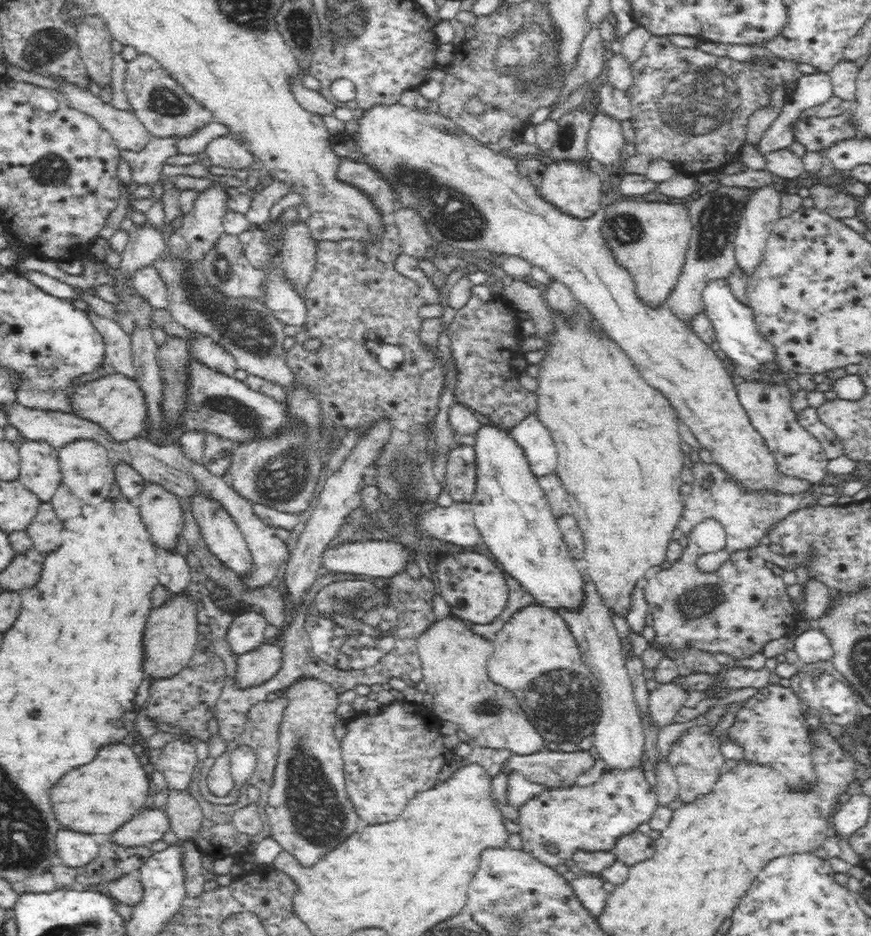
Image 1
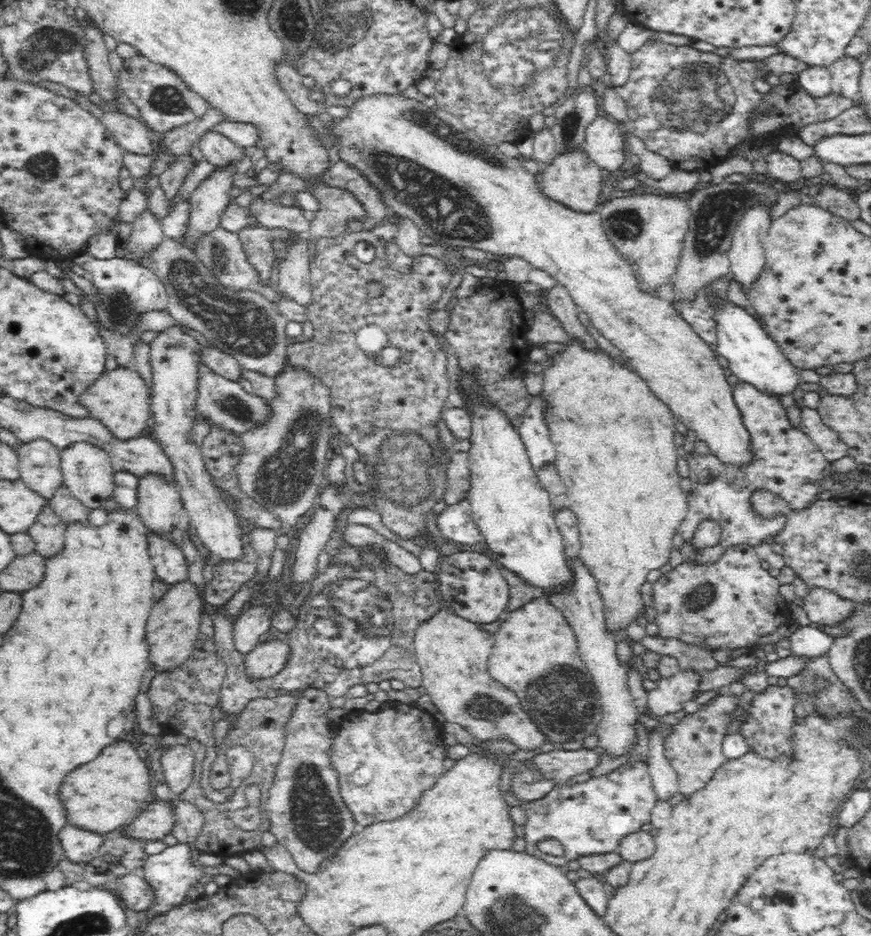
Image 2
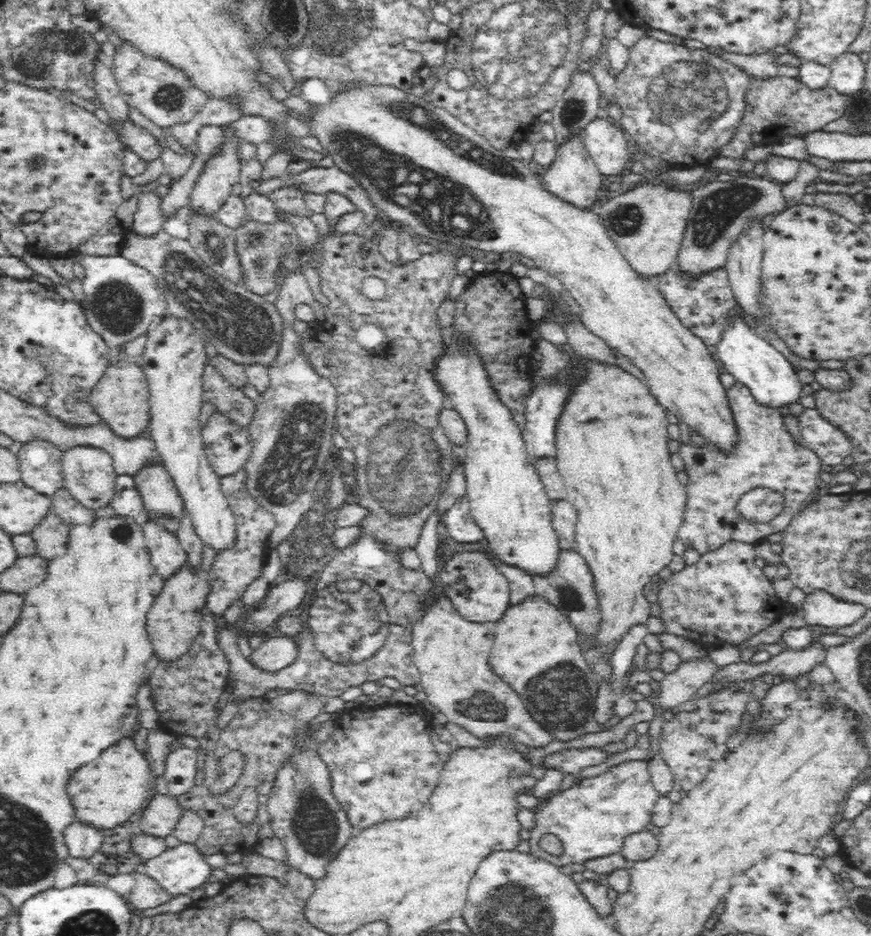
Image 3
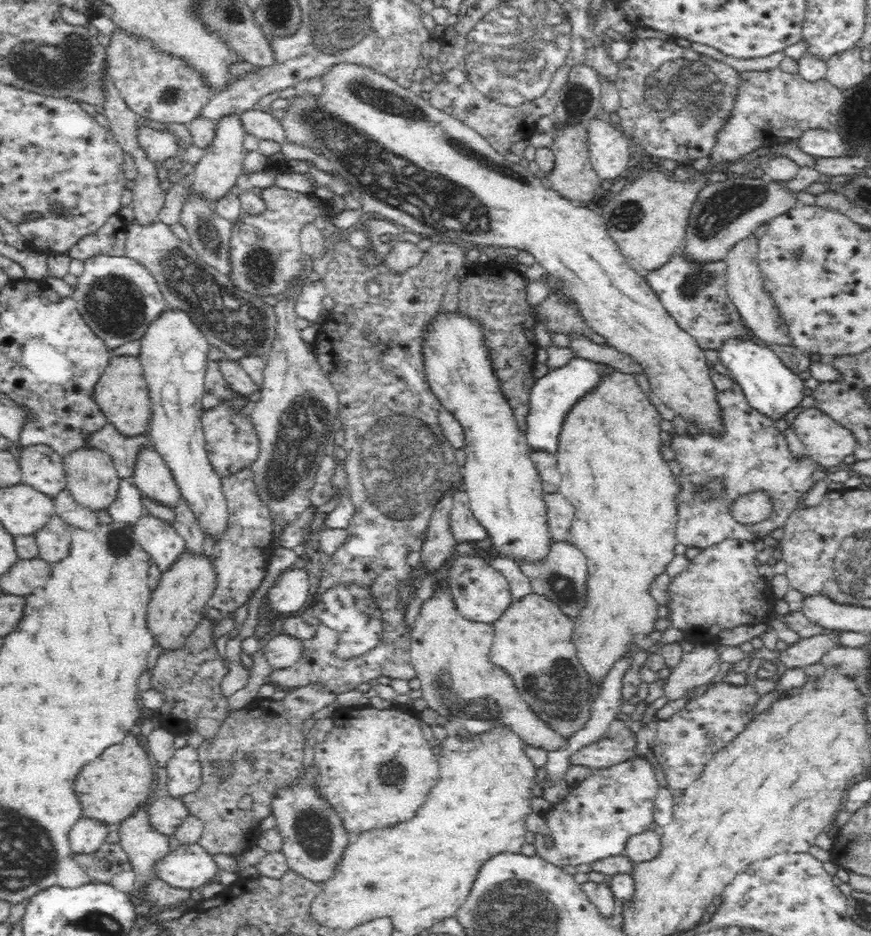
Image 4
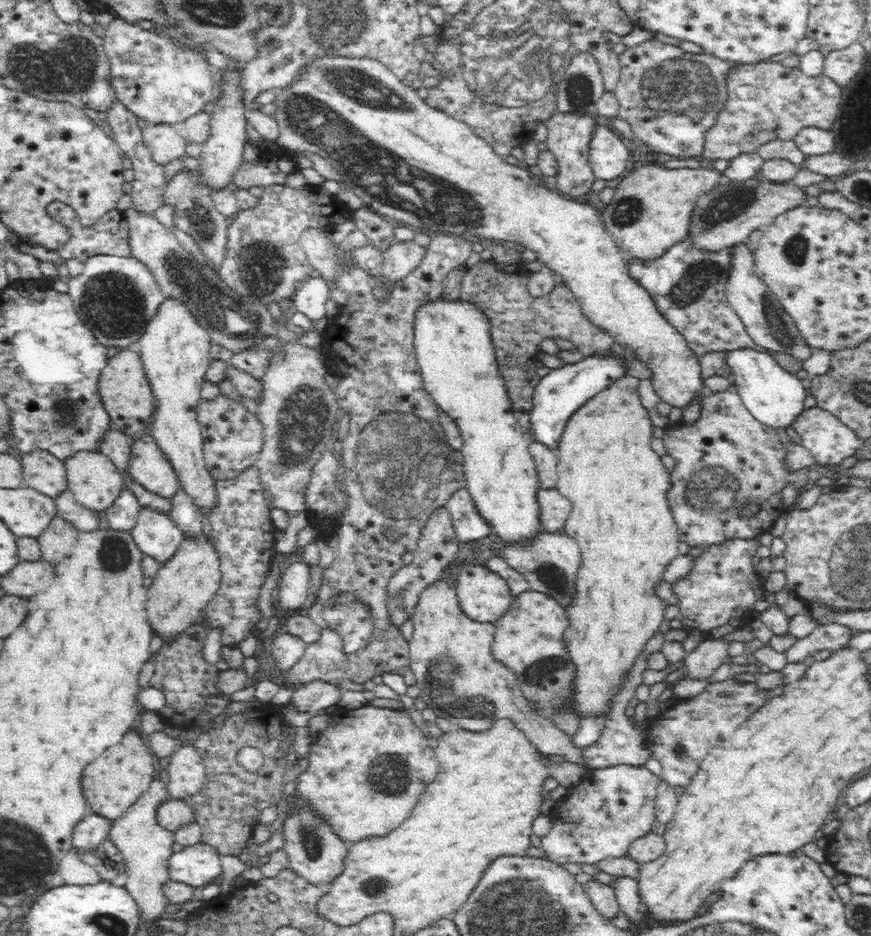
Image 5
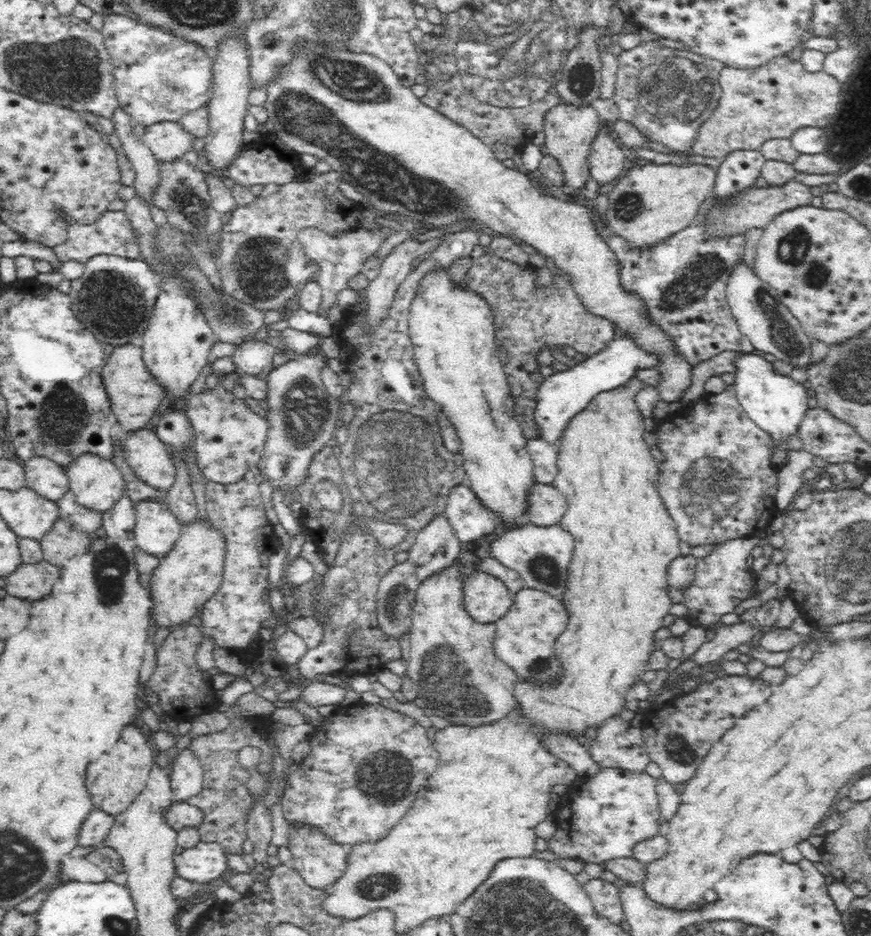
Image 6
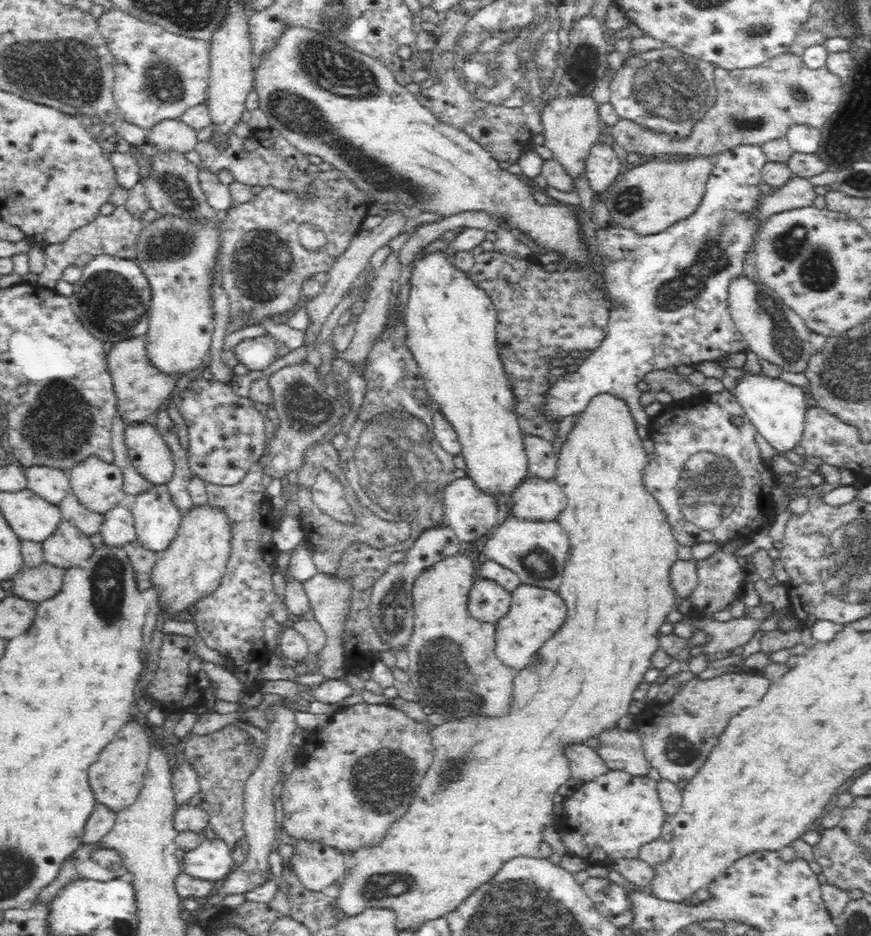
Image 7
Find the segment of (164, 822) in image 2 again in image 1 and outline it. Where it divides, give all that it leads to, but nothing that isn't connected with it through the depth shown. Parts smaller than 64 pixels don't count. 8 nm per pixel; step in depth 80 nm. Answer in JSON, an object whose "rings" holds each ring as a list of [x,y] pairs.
{"rings":[[[148,808],[141,810],[132,820],[117,828],[110,834],[110,839],[116,846],[148,847],[162,839],[168,830],[170,830],[169,818],[164,809]]]}

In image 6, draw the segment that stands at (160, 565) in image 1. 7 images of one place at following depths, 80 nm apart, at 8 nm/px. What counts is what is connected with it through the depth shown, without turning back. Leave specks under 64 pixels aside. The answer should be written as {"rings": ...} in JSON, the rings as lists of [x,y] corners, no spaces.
{"rings":[[[143,500],[135,507],[137,520],[133,538],[137,548],[160,560],[180,540],[183,525],[168,511],[166,502]]]}

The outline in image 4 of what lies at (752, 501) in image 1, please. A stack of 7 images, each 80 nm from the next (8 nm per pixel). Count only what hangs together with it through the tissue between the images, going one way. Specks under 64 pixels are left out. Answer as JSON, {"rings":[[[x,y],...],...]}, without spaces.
{"rings":[[[738,383],[718,392],[718,399],[724,409],[724,436],[715,438],[703,431],[697,436],[674,434],[669,443],[674,459],[680,465],[678,481],[682,487],[677,542],[700,550],[731,538],[754,543],[769,536],[776,528],[784,529],[785,524],[774,524],[772,518],[762,524],[738,523],[731,514],[732,504],[742,494],[756,490],[790,494],[792,500],[799,501],[814,487],[814,472],[820,469],[820,464],[809,454],[796,455],[788,447],[786,435],[776,426],[777,420],[752,408]]]}

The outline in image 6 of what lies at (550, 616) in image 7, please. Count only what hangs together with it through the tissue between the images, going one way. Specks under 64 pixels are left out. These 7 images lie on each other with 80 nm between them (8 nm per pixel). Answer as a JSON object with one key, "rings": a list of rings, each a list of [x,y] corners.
{"rings":[[[525,586],[513,595],[509,611],[495,622],[493,652],[518,672],[522,684],[533,684],[533,688],[546,688],[546,684],[558,684],[566,674],[566,668],[558,656],[558,649],[554,649],[558,638],[568,630],[568,613],[562,602],[547,592]]]}

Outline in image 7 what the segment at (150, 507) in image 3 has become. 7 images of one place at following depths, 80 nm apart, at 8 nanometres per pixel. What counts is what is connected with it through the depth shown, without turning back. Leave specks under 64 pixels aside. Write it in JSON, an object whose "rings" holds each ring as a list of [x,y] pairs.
{"rings":[[[148,423],[127,426],[124,442],[132,466],[152,485],[168,485],[175,470],[172,453],[158,429]]]}

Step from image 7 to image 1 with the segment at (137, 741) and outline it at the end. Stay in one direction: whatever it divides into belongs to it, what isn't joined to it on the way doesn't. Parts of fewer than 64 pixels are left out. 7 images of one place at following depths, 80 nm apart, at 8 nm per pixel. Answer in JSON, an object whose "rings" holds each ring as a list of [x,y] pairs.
{"rings":[[[114,744],[102,748],[90,764],[62,776],[62,780],[50,788],[50,802],[56,820],[64,830],[110,836],[142,810],[149,786],[146,771],[142,770],[132,746]]]}

